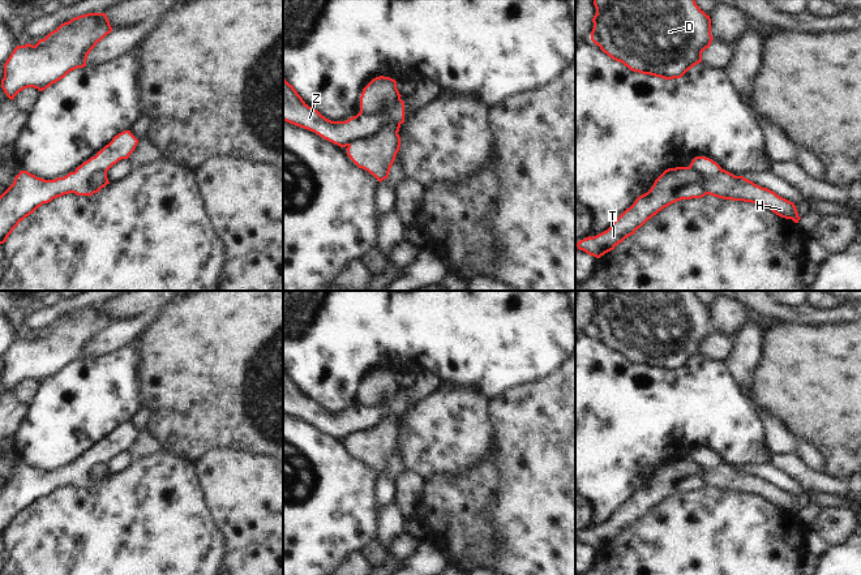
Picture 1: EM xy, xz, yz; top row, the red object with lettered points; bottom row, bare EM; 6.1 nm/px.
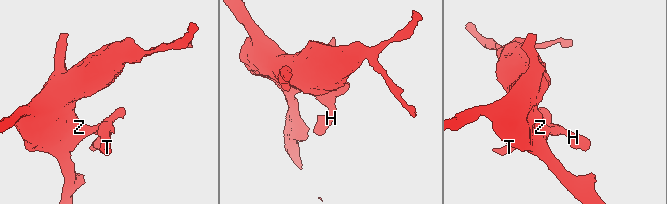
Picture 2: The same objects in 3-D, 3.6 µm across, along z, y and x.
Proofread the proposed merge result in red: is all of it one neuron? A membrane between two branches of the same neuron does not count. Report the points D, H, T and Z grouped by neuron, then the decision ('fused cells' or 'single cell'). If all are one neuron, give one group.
groups D Z / H T; fused cells

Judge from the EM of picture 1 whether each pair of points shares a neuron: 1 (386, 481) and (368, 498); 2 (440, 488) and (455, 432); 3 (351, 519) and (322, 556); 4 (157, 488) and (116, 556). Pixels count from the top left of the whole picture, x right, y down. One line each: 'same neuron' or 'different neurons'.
1: different neurons
2: different neurons
3: same neuron
4: same neuron

